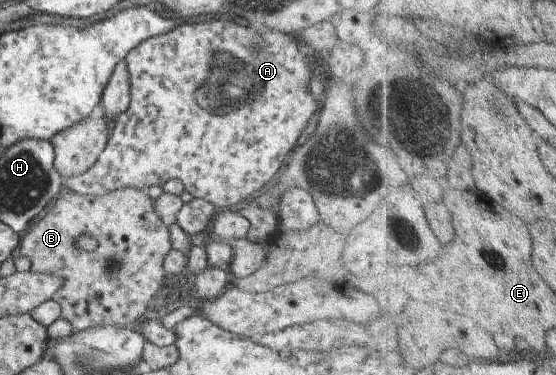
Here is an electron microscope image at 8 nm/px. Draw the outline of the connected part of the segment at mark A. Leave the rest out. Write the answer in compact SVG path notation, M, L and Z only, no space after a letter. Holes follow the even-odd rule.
M225 17L205 18L205 22L180 22L173 28L173 46L169 46L169 31L146 38L133 47L124 58L128 75L129 98L126 109L116 118L109 128L103 152L99 153L97 160L83 174L61 180L62 190L71 190L74 193L96 197L122 188L139 189L147 191L151 186L162 185L166 180L181 180L184 190L192 197L210 202L217 210L227 210L229 206L241 202L245 196L259 190L265 182L269 182L279 166L286 160L291 146L297 142L301 130L305 128L313 112L319 109L320 103L307 93L307 84L313 66L310 66L309 52L294 38L294 34L266 31L254 26L237 26L237 20L226 20ZM164 54L173 54L173 64L162 61Z

